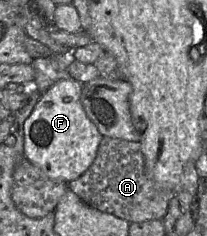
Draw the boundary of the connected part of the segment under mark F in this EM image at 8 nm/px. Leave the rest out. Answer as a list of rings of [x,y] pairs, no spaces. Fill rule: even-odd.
[[[70,77],[59,79],[35,105],[24,124],[24,153],[27,160],[49,178],[66,184],[78,179],[93,164],[102,134],[87,117],[81,103],[83,84]]]

